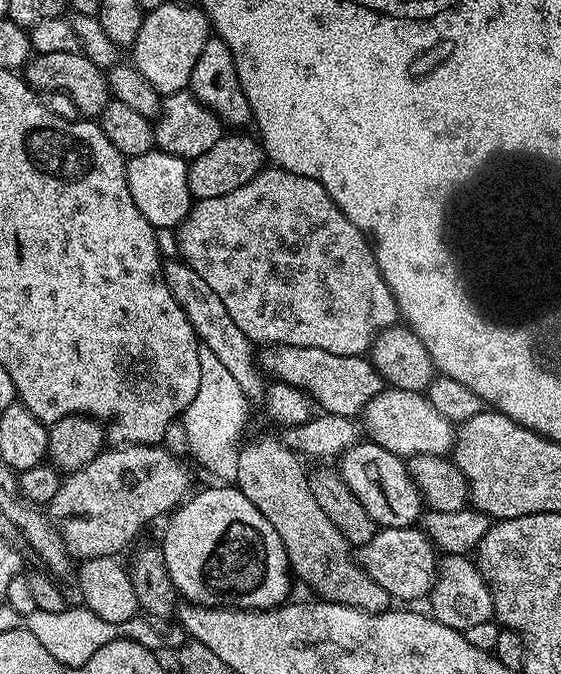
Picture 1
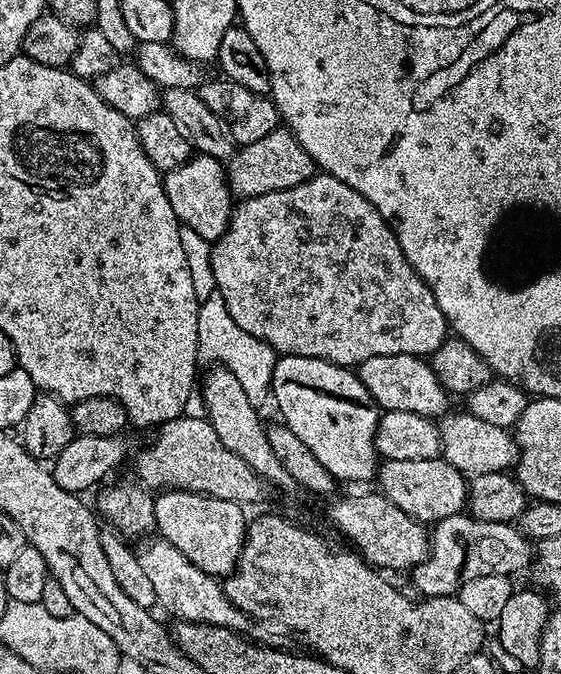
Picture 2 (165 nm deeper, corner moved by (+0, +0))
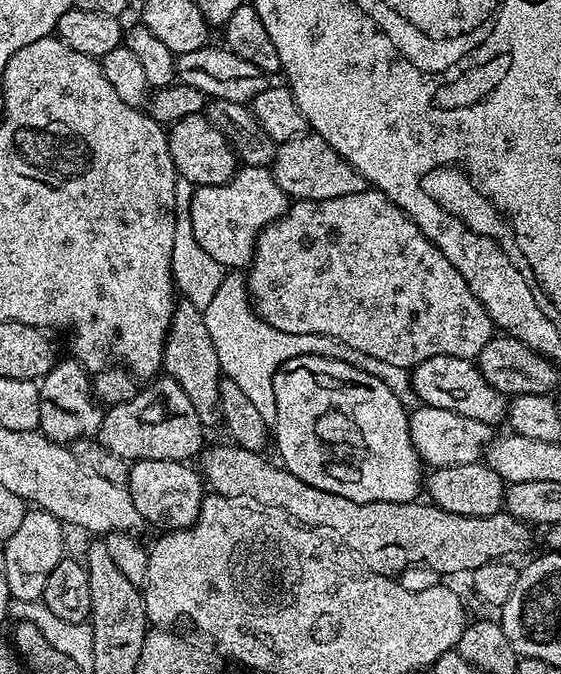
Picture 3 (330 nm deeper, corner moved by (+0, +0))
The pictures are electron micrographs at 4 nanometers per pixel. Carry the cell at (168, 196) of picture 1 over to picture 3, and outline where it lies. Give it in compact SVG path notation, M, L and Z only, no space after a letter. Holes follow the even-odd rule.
M244 166L218 186L197 187L188 213L198 246L225 270L244 270L252 263L260 231L277 220L289 203L290 197L278 186L271 167Z

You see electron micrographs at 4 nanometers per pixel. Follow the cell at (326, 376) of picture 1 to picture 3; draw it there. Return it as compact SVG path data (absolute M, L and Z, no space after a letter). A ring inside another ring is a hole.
M435 356L416 365L411 373L416 397L423 405L429 404L438 410L454 410L454 414L462 414L462 418L474 418L493 426L503 425L507 421L509 397L490 386L472 360Z

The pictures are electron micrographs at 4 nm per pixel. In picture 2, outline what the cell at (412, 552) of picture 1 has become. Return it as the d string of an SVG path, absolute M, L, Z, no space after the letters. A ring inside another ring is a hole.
M461 514L442 518L434 525L428 542L428 556L419 566L411 569L410 576L421 597L456 596L460 587L470 582L470 578L512 578L524 567L525 571L533 560L533 541L526 539L515 523L482 522Z

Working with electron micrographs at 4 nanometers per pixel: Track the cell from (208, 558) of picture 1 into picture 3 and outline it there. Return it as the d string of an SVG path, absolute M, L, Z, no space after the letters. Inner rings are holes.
M138 460L128 469L126 485L134 506L138 506L141 521L157 524L160 530L190 528L198 518L206 495L201 473L191 463L182 460Z

